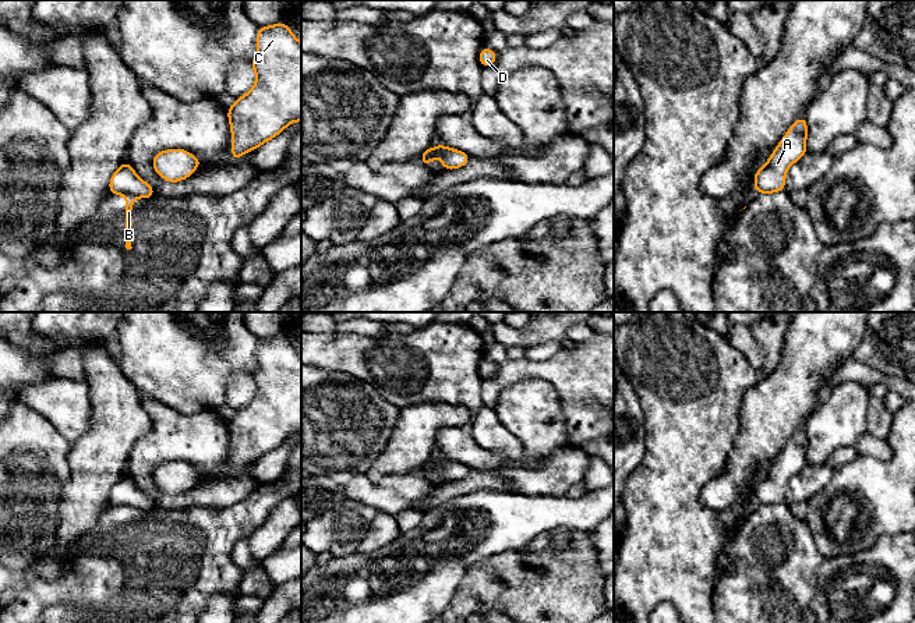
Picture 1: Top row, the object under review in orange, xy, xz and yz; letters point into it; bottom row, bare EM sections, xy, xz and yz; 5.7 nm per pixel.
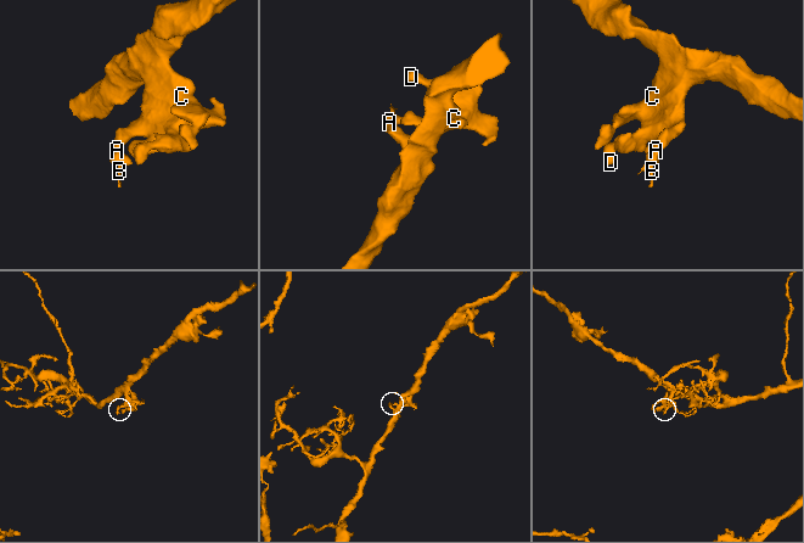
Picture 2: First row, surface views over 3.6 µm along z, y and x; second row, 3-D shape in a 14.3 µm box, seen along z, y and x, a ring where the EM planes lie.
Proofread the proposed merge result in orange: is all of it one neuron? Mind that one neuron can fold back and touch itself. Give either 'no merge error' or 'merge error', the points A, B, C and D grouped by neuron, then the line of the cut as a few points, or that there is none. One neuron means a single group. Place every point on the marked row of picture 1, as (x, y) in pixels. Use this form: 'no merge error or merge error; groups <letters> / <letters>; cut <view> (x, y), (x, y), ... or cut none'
merge error; groups A C D / B; cut xy (124, 193), (137, 195)

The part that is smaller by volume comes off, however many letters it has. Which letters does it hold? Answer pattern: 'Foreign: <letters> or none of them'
Foreign: B

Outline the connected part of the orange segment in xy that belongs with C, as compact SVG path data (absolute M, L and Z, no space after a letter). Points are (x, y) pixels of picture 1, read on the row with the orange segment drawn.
M278 22L258 26L257 50L258 56L250 61L257 75L254 86L226 109L232 128L232 160L255 151L279 135L290 123L301 121L301 43L289 25Z

